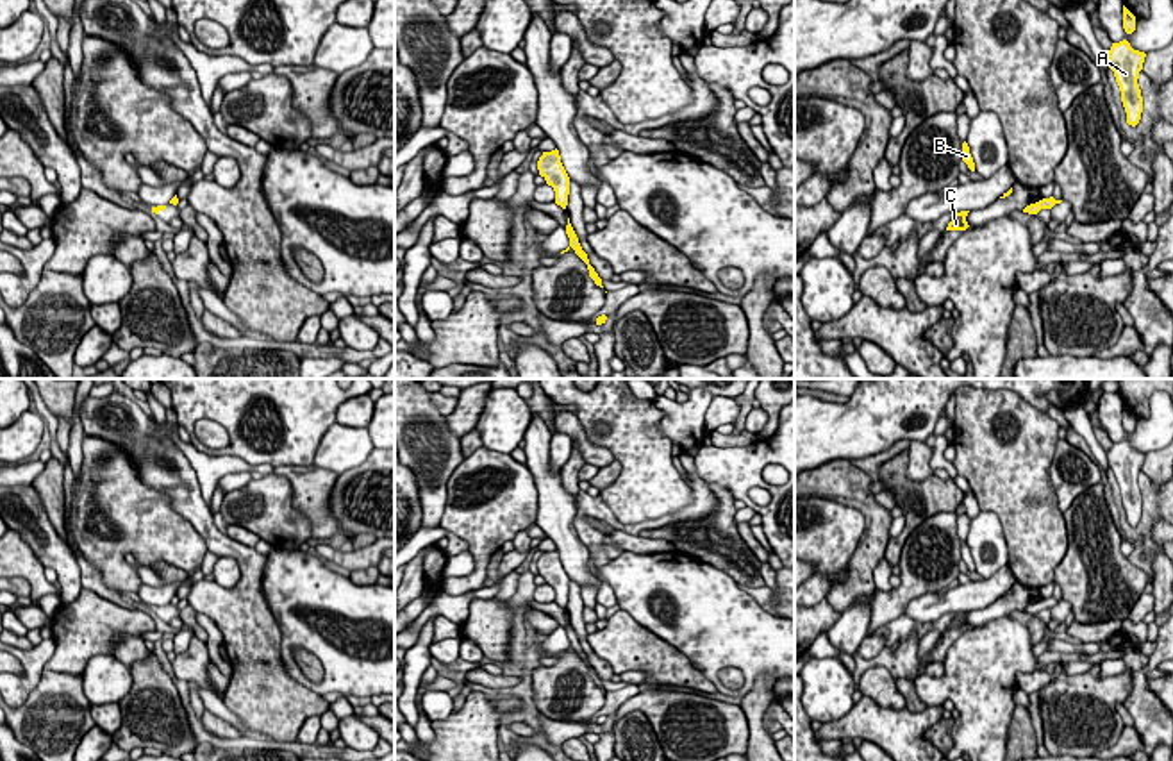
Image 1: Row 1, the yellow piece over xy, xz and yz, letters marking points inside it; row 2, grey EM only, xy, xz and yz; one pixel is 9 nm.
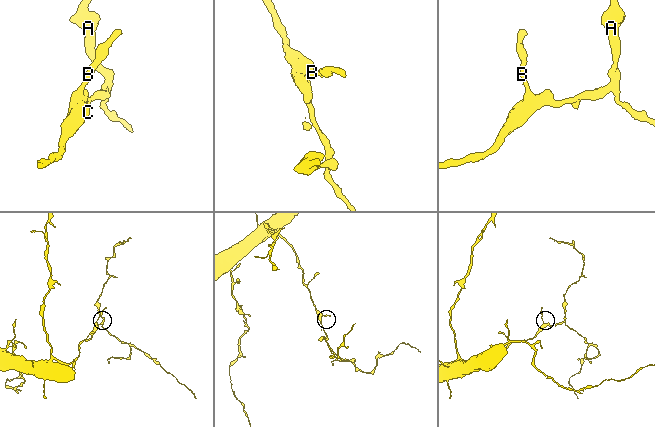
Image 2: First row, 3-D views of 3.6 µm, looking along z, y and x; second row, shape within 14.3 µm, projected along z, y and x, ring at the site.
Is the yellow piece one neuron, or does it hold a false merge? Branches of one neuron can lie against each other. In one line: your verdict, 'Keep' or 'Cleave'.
Keep

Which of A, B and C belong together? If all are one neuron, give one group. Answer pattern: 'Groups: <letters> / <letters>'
Groups: A B C

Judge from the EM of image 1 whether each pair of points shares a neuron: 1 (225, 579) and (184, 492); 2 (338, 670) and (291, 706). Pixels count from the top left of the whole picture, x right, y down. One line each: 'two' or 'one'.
1: two
2: two

